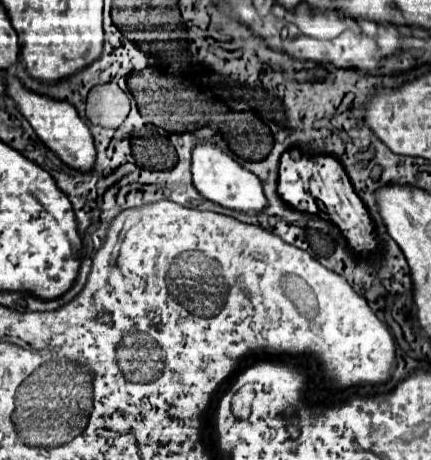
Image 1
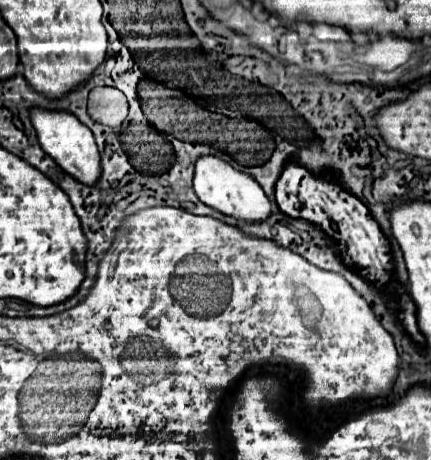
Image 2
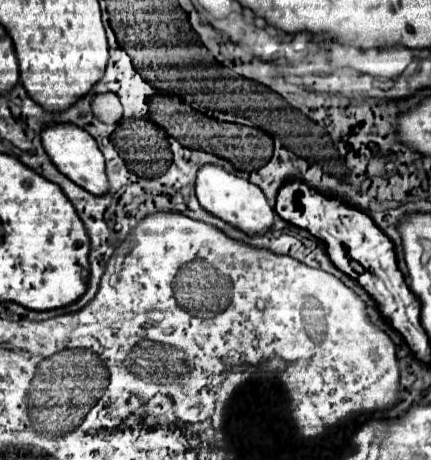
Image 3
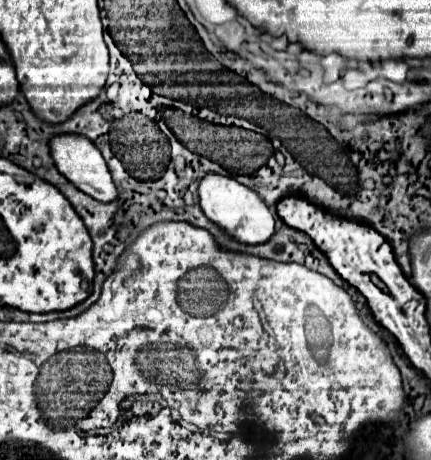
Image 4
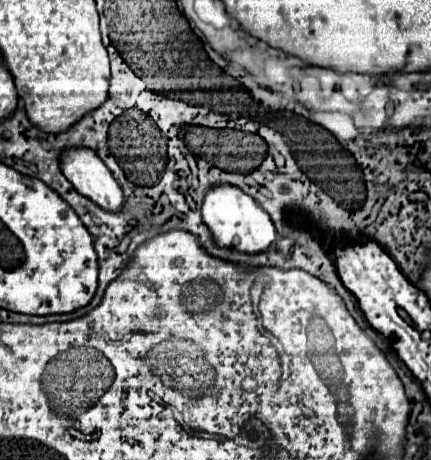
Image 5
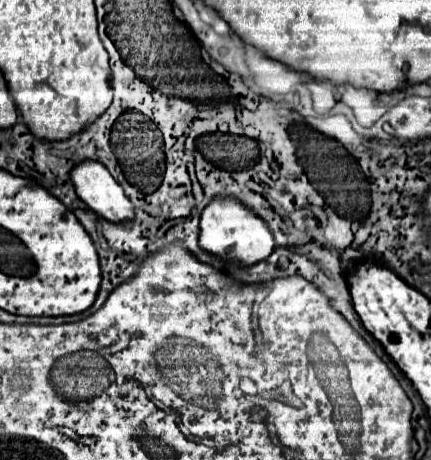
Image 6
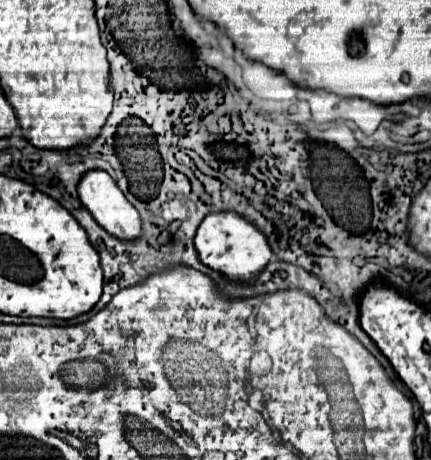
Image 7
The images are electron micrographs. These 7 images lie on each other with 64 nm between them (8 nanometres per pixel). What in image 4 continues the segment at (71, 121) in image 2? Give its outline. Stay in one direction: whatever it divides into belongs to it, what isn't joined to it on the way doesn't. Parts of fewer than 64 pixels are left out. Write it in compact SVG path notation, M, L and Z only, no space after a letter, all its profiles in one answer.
M58 134L50 140L50 154L56 162L56 168L60 170L60 174L64 174L78 190L82 190L84 194L100 200L100 202L110 202L118 196L116 186L110 178L108 166L100 154L100 150L86 138L86 136L78 136L78 134Z

